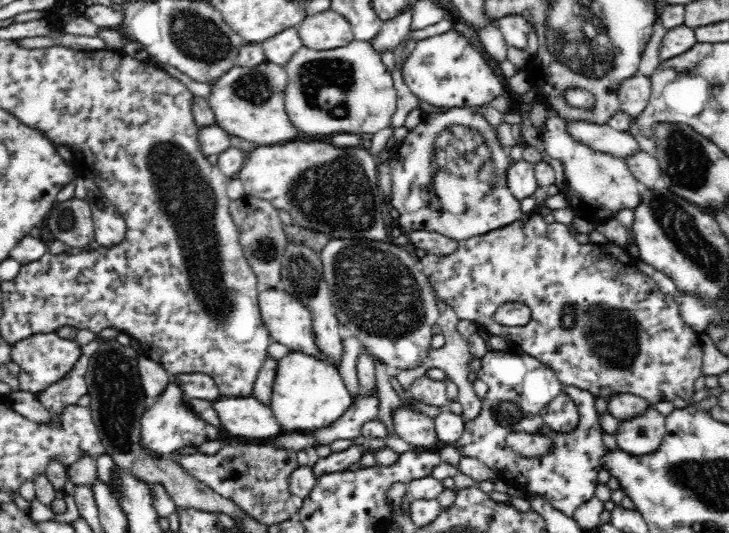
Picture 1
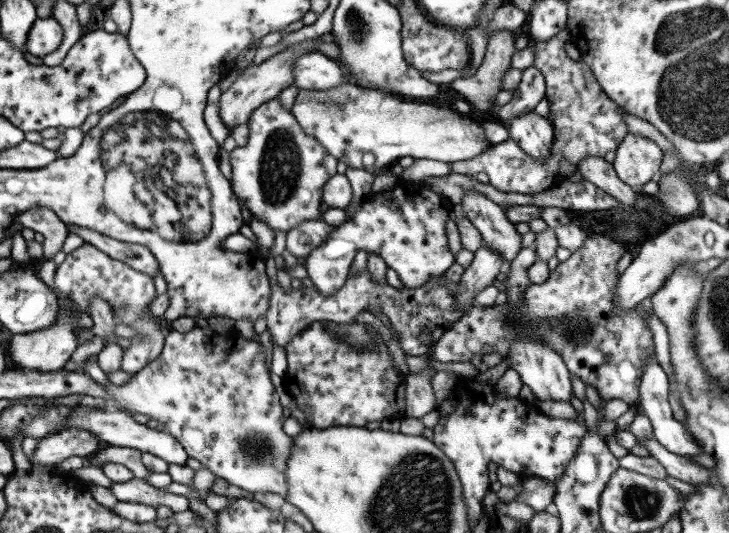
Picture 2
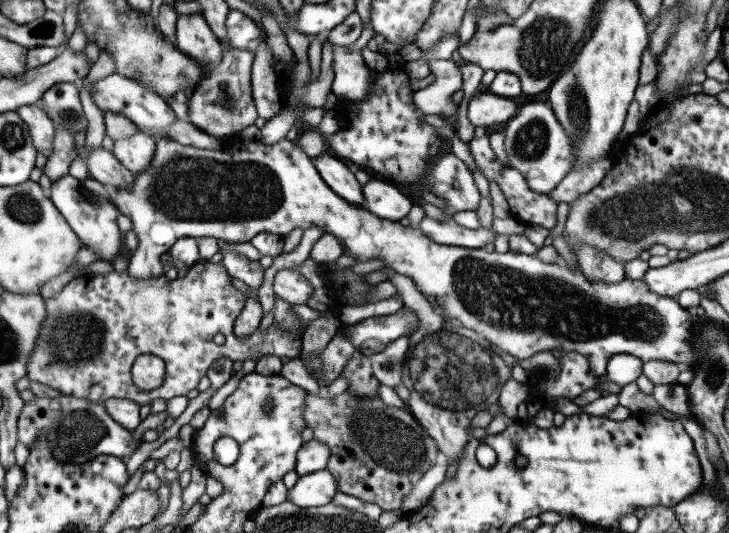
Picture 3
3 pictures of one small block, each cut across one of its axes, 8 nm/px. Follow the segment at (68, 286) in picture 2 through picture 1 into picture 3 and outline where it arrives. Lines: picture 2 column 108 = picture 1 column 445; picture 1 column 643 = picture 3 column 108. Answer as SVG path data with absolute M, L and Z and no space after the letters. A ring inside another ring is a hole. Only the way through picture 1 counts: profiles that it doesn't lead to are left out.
M198 260L195 264L190 266L189 270L185 272L182 277L178 276L175 281L167 280L164 275L159 276L158 279L147 278L146 280L136 280L135 278L132 278L127 271L116 272L114 270L107 271L106 274L103 275L88 274L88 276L84 276L84 278L76 278L76 280L67 282L67 284L65 284L59 292L55 293L55 295L45 299L45 317L43 317L41 327L39 327L39 333L37 333L37 337L35 337L35 345L33 345L33 349L31 349L29 357L27 357L27 367L25 367L25 370L27 370L26 376L29 381L33 380L39 384L50 386L55 391L59 390L63 395L73 395L77 398L85 398L97 403L101 403L107 398L126 398L136 402L139 406L145 406L145 404L149 405L155 398L161 398L161 400L167 401L169 398L173 398L173 396L185 396L189 390L196 388L199 378L205 376L207 369L211 366L211 362L217 360L217 358L221 358L221 356L229 358L232 362L239 360L241 363L244 360L258 361L261 356L265 355L277 356L277 358L287 356L289 359L298 357L302 342L300 336L302 334L297 333L297 331L295 331L295 333L283 331L283 329L279 329L275 323L271 323L265 330L265 333L260 332L259 327L257 327L257 329L251 331L251 334L247 335L245 339L237 339L233 334L233 323L235 322L235 317L241 312L243 303L245 303L245 298L242 292L237 291L237 289L233 288L230 284L230 278L220 262L213 264L210 261ZM139 354L153 354L159 356L159 358L163 360L166 374L165 379L161 382L159 388L145 392L145 390L137 390L135 384L131 382L130 368Z

